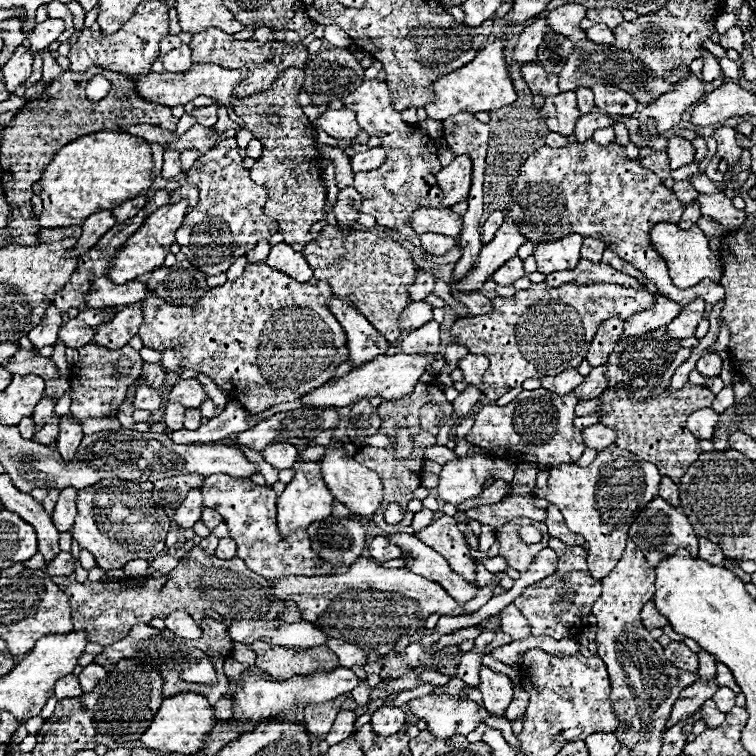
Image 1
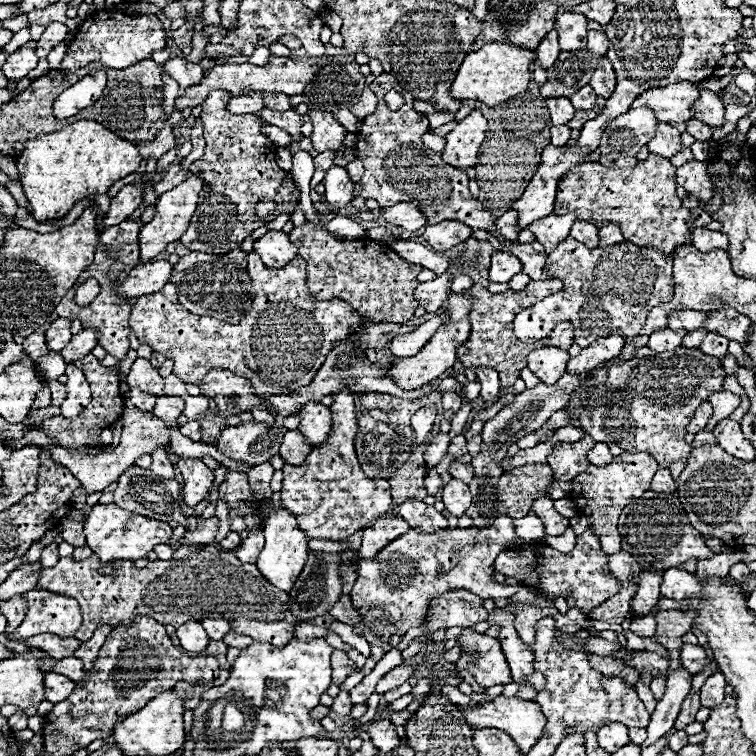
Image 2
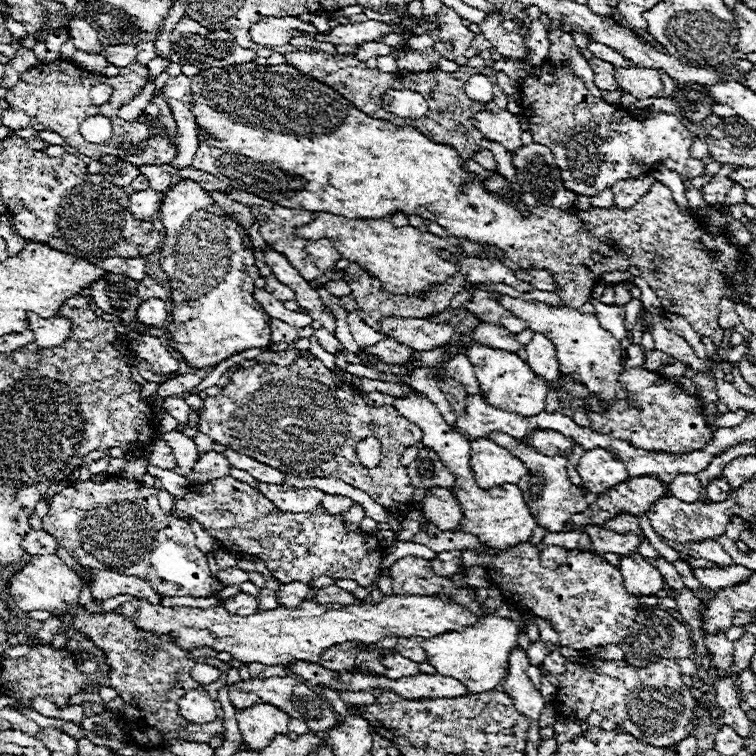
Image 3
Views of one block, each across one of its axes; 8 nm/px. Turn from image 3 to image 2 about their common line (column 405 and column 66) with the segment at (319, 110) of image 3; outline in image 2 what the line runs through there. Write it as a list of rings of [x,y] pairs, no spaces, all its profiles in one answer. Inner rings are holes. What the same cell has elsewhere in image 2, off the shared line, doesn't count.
[[[78,120],[58,132],[28,140],[18,158],[18,176],[24,194],[32,204],[34,218],[46,222],[64,218],[68,210],[86,196],[106,194],[116,180],[138,172],[140,162],[142,158],[136,144],[124,142],[94,120]]]

